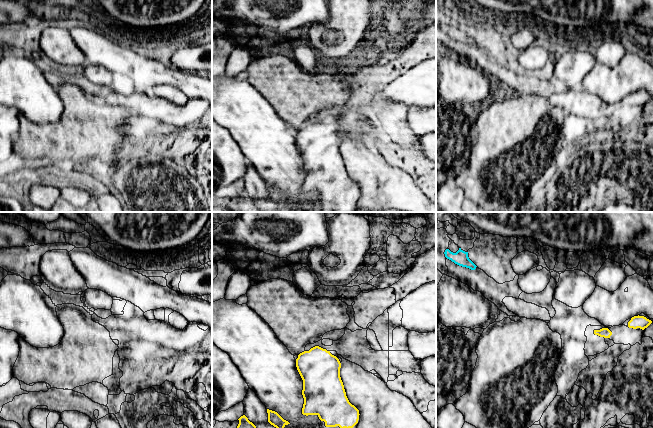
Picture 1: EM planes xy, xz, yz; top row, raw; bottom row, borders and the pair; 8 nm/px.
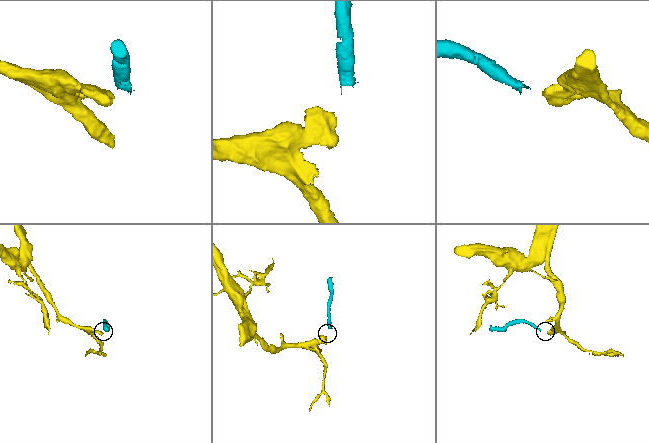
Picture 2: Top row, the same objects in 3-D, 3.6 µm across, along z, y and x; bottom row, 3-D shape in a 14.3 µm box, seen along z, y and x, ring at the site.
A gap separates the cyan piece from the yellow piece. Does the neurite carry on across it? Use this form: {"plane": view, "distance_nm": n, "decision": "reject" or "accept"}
{"plane": "yz", "distance_nm": 1050, "decision": "reject"}

